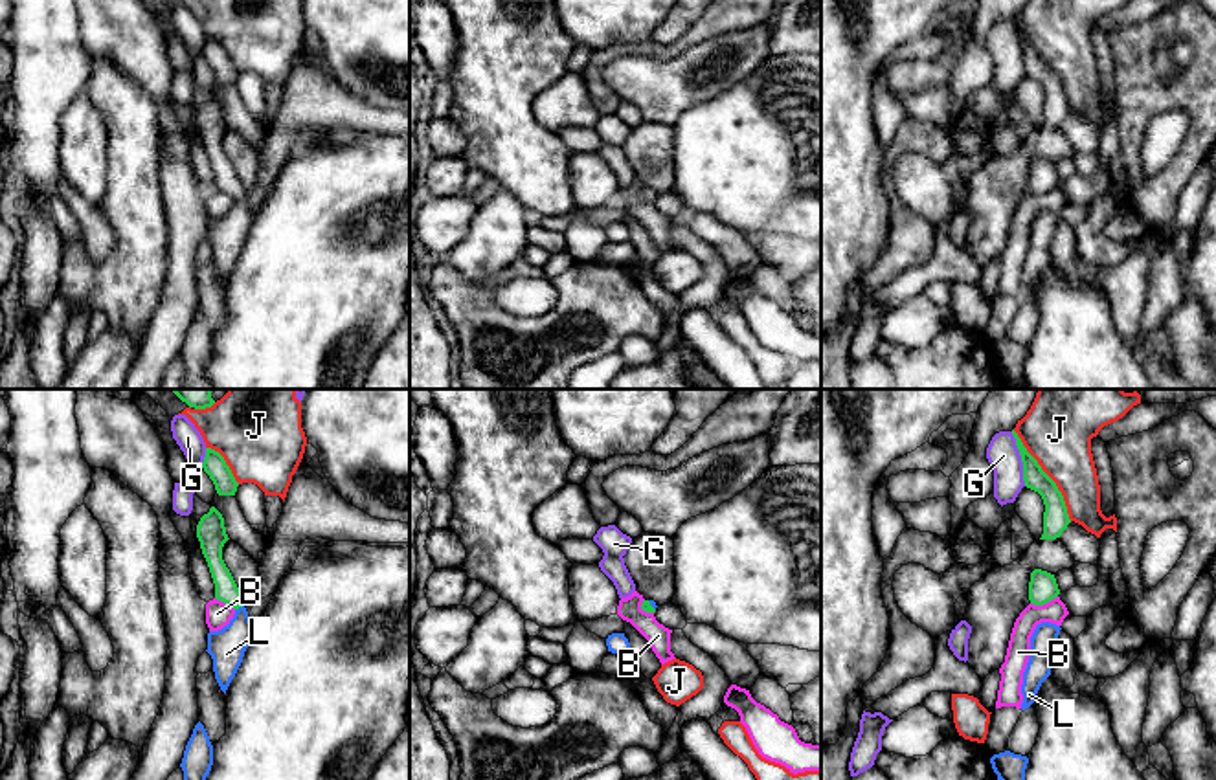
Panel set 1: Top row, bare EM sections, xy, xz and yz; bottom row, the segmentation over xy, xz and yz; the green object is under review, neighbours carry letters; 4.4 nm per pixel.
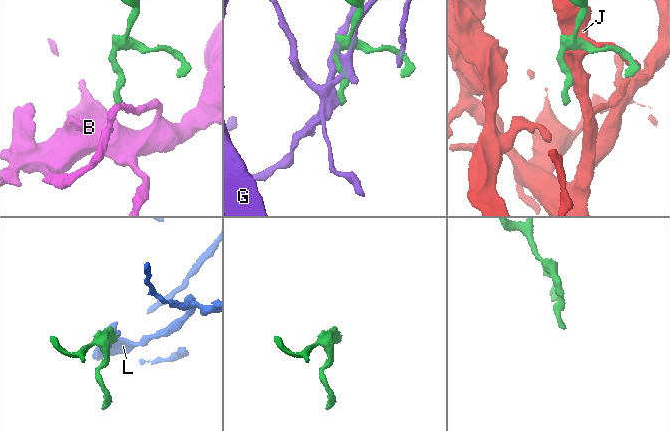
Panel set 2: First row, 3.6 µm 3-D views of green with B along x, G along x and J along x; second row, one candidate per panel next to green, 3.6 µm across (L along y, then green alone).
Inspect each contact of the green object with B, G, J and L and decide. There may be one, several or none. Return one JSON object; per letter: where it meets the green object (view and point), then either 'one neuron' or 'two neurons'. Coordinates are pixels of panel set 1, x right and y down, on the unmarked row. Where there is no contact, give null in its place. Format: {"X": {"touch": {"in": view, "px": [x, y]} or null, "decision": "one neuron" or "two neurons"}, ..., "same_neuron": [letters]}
{"B": {"touch": {"in": "yz", "px": [1044, 191]}, "decision": "two neurons"}, "G": {"touch": {"in": "yz", "px": [1022, 48]}, "decision": "two neurons"}, "J": {"touch": {"in": "yz", "px": [1047, 65]}, "decision": "two neurons"}, "L": {"touch": {"in": "xy", "px": [239, 195]}, "decision": "one neuron"}, "same_neuron": ["L"]}

